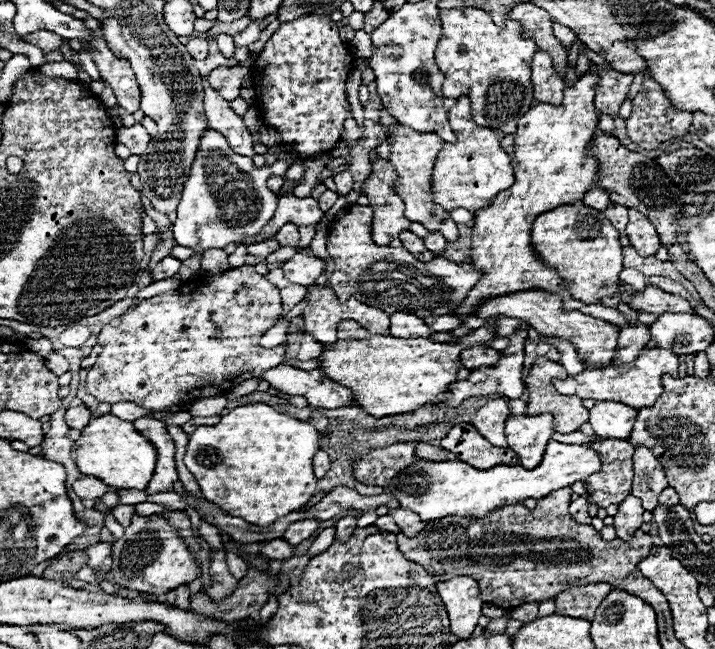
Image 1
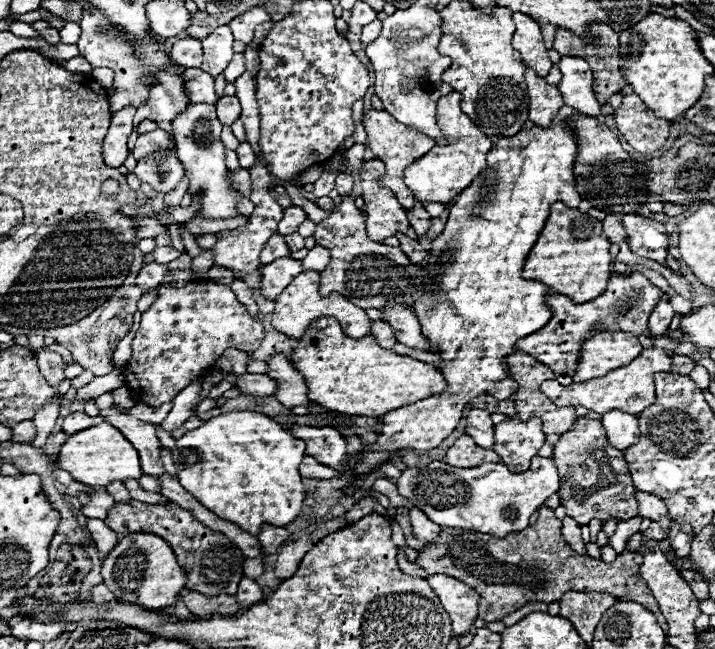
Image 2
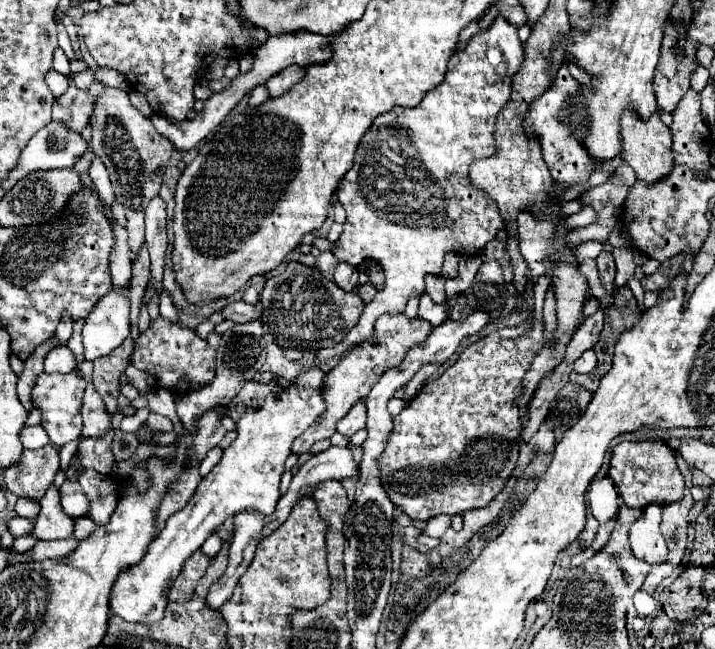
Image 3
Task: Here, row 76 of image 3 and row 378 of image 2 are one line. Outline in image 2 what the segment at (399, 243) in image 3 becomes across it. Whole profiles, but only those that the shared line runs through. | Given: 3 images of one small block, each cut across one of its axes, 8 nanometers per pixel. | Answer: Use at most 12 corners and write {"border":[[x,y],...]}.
{"border":[[566,122],[500,138],[432,240],[412,304],[448,386],[378,418],[358,476],[424,456],[552,316],[522,278],[578,208]]}

